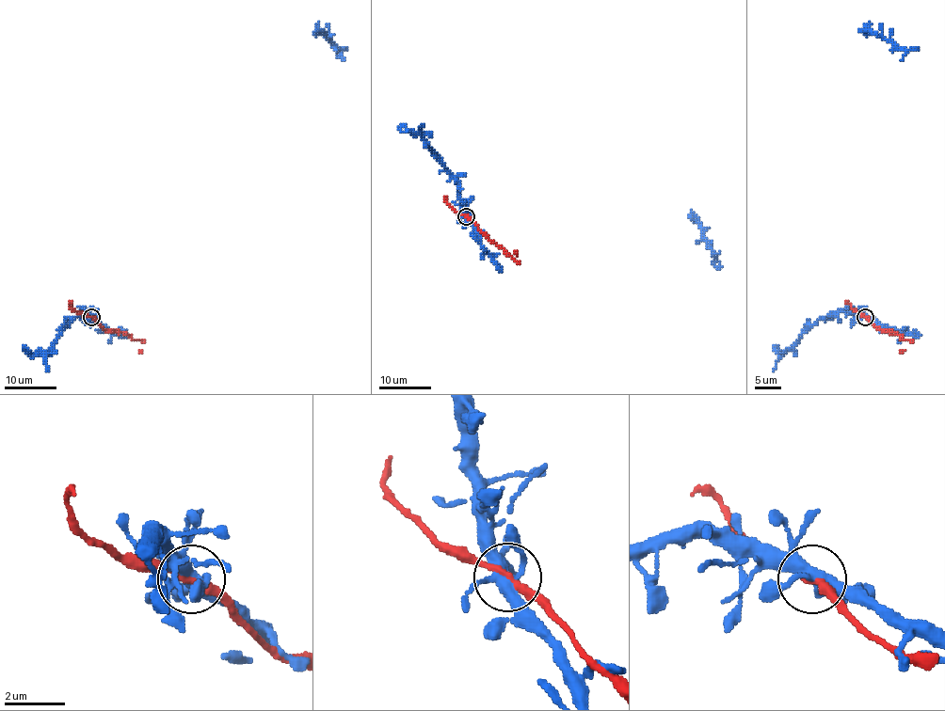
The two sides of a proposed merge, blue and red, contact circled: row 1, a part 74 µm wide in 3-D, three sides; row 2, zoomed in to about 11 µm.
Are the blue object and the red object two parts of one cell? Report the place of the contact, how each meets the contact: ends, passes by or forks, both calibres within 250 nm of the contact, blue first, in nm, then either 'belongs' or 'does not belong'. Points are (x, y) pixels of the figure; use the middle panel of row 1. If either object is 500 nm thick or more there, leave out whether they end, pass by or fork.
(466, 216) | blue forks | red passes by | 360/220 nm | belongs

